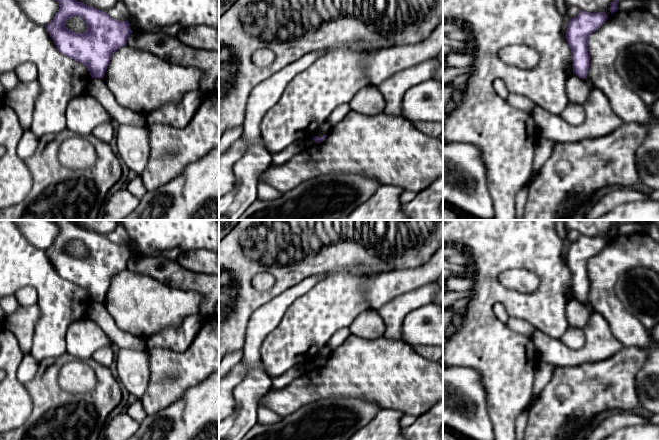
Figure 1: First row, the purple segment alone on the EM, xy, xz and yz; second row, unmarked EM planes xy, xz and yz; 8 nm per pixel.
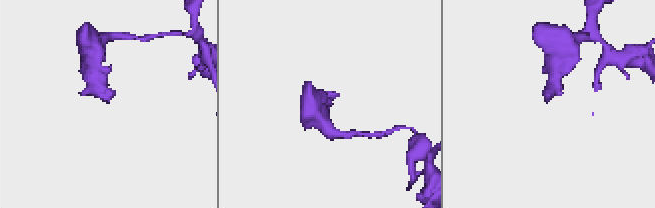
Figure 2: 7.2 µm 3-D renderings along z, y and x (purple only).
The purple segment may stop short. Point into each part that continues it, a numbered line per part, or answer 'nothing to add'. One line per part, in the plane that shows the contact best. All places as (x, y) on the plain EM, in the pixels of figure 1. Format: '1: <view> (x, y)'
nothing to add

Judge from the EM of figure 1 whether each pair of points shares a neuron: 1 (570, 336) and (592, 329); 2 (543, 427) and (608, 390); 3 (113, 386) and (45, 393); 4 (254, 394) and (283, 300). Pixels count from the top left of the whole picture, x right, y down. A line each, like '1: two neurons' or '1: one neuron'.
1: two neurons
2: one neuron
3: one neuron
4: one neuron

